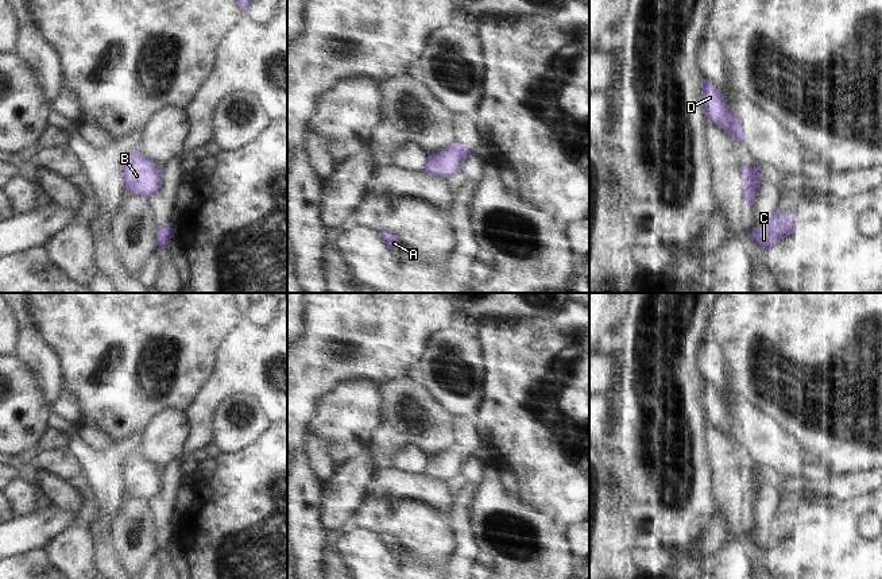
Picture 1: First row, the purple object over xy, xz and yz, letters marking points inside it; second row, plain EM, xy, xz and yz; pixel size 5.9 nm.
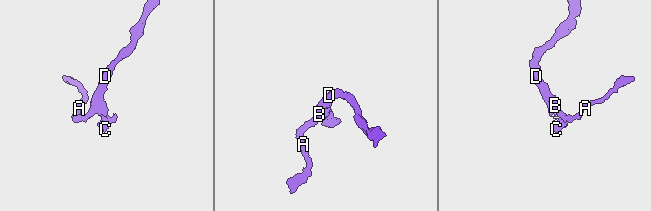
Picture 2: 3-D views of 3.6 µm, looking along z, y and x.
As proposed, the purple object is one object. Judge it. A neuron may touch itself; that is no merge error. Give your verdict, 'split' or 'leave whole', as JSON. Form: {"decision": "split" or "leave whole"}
{"decision": "split"}

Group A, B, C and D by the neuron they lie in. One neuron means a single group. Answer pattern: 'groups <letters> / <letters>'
groups A B D / C

